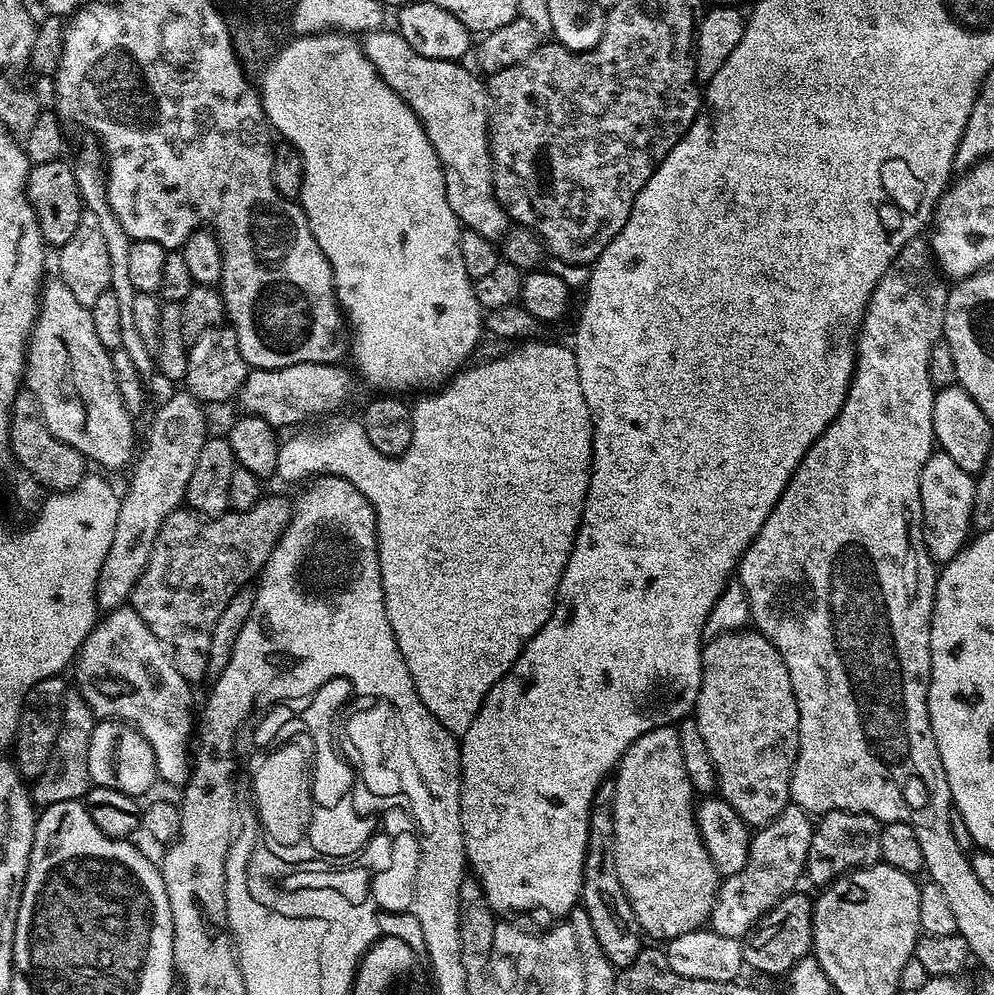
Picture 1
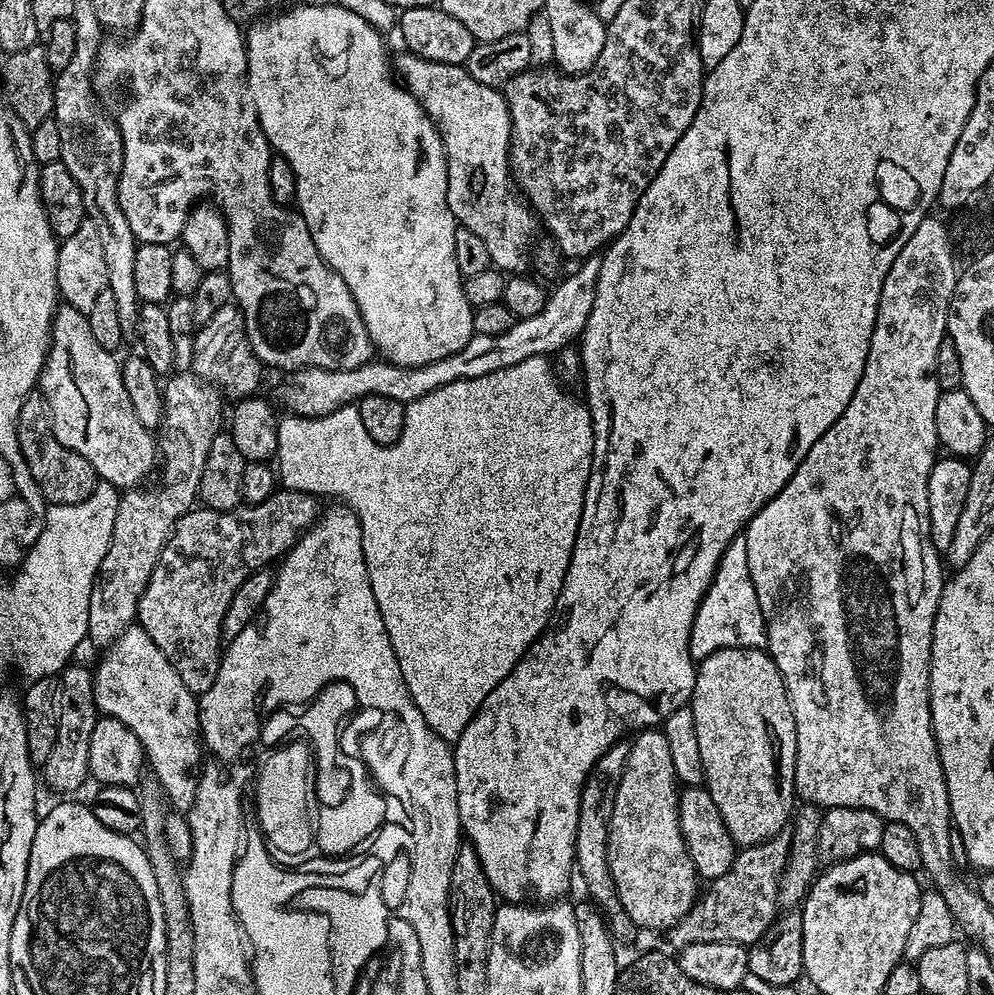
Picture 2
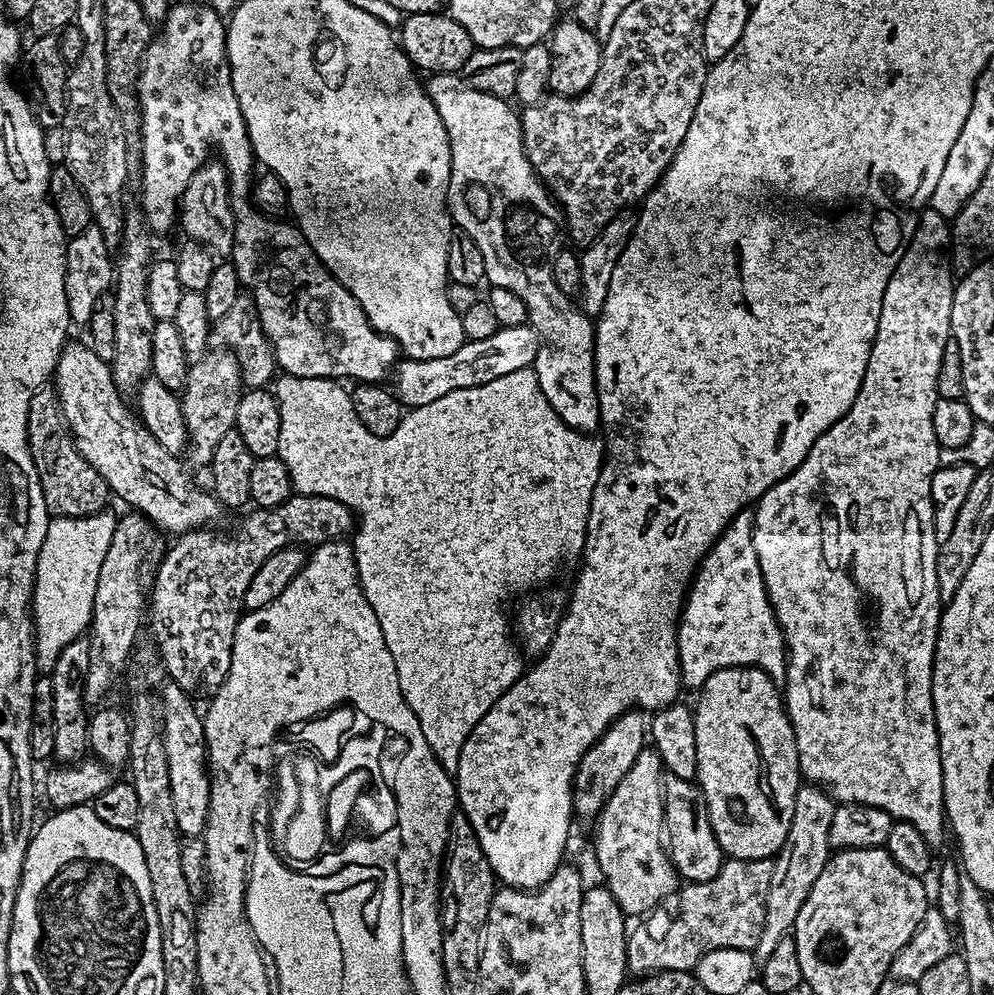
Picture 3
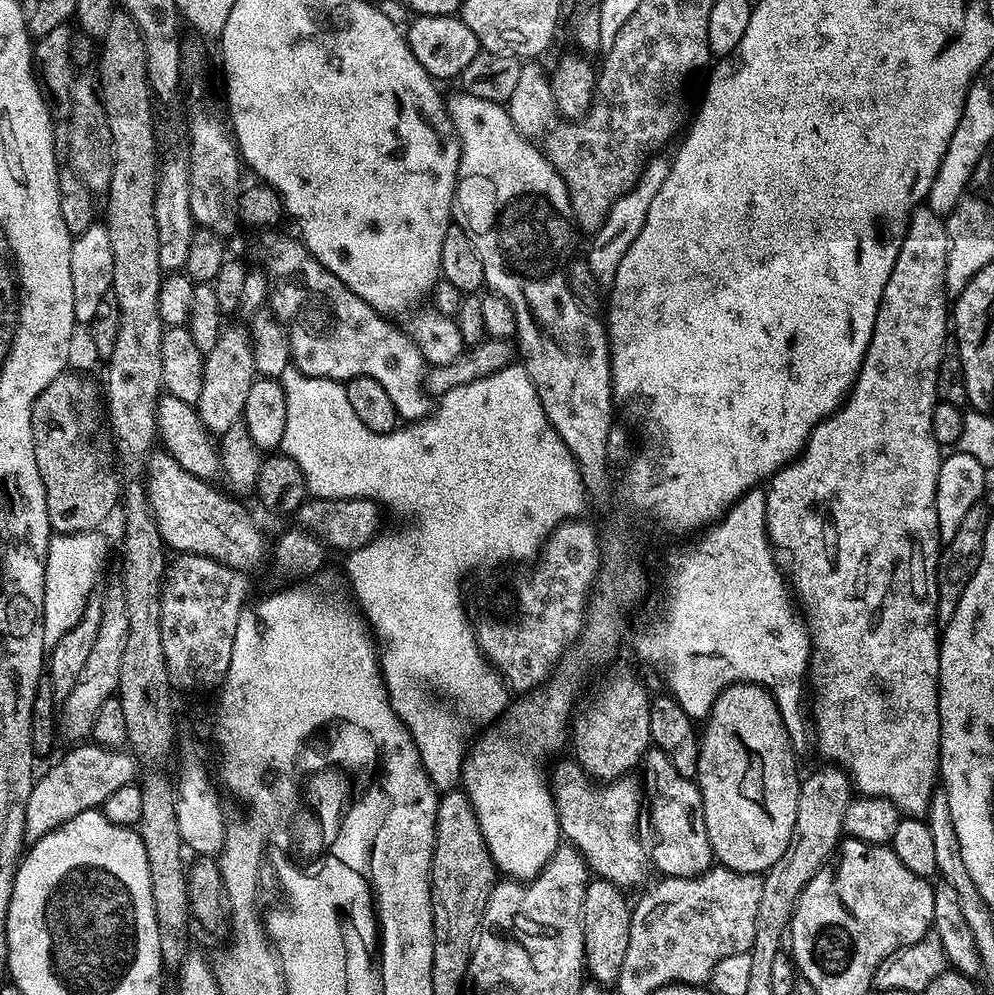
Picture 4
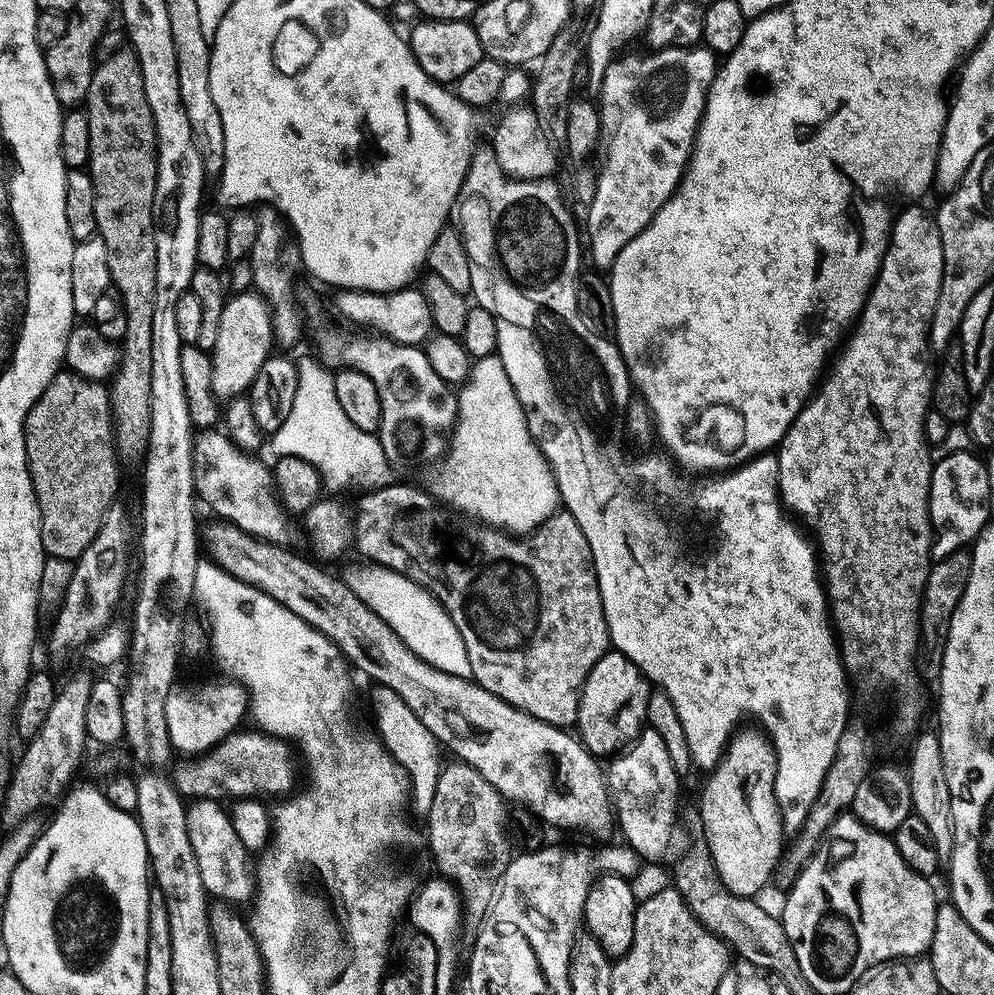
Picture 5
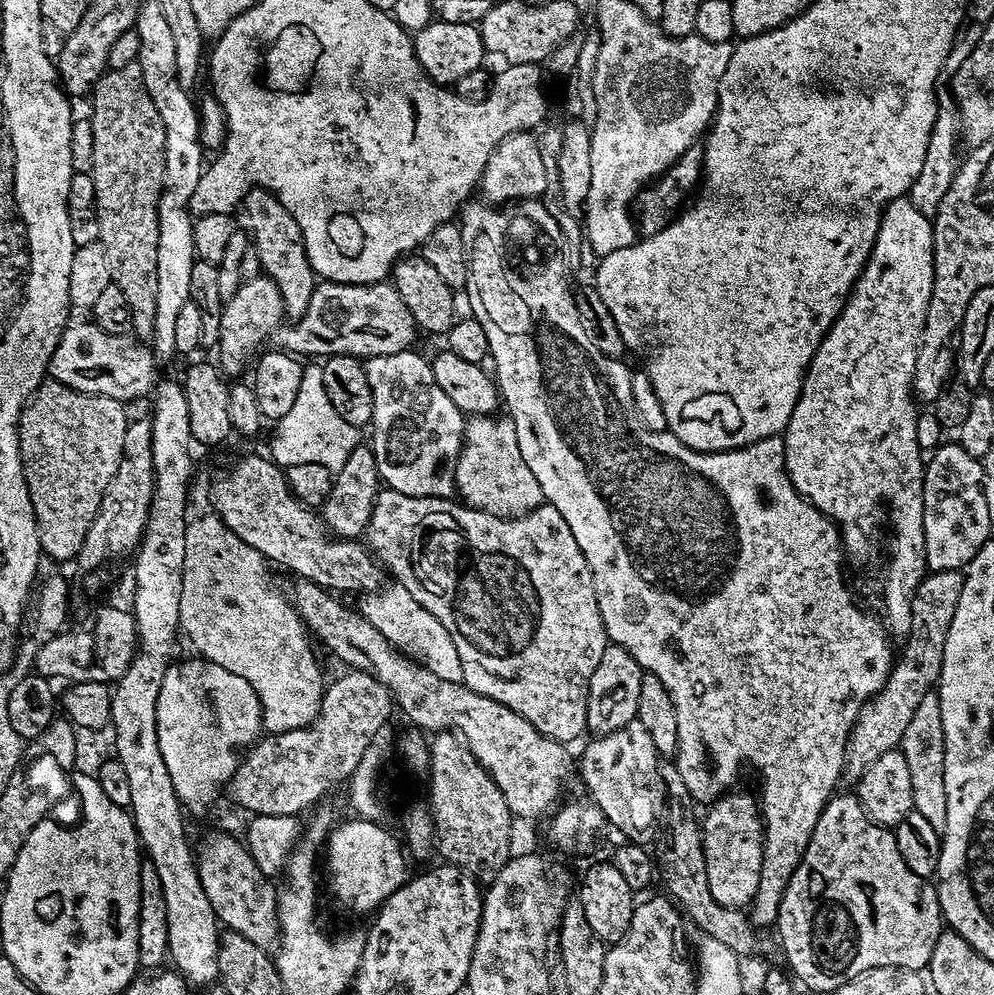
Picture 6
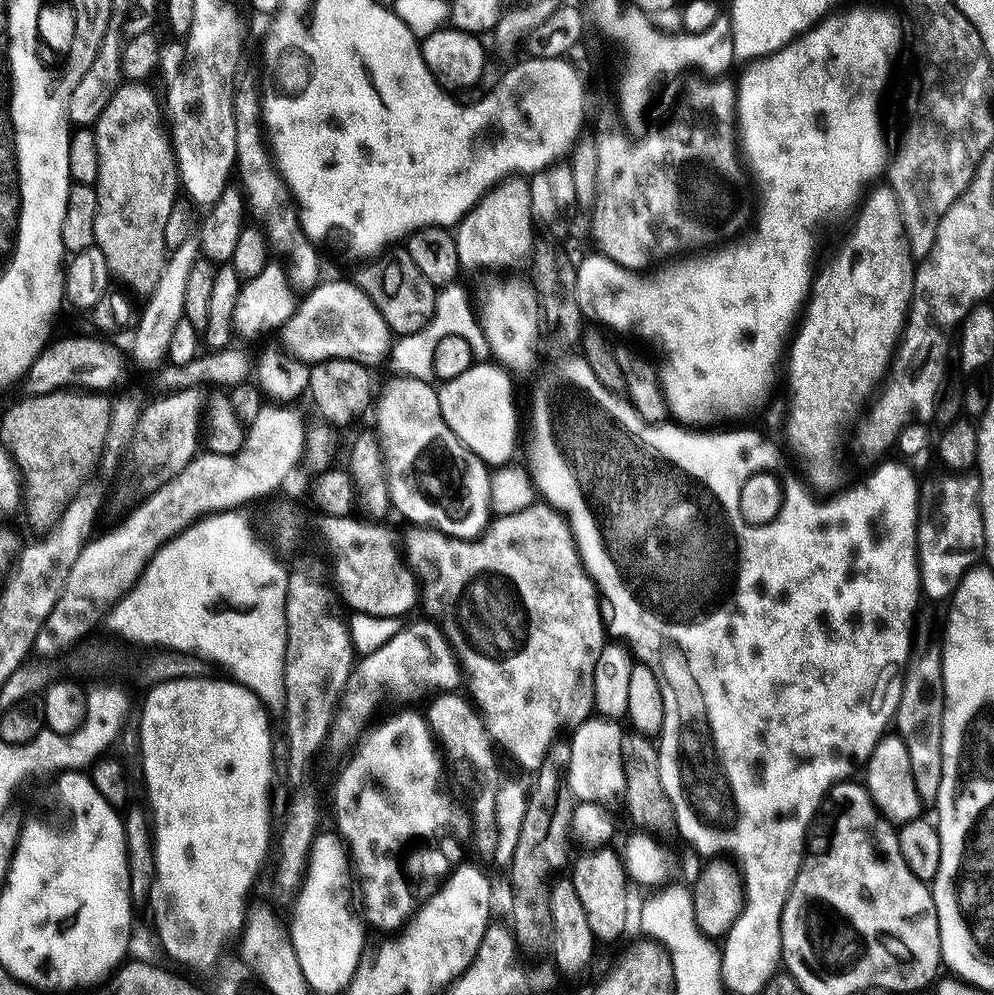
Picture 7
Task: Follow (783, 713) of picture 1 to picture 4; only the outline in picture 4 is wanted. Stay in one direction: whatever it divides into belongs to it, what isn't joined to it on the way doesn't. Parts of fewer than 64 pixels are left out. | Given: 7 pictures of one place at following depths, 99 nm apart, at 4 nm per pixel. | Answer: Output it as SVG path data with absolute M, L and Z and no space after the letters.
M731 684L720 692L704 726L694 779L702 794L706 834L710 838L713 857L723 867L735 872L763 874L778 862L778 858L782 858L798 814L801 777L796 776L794 745L784 719L780 716L776 699L761 684Z

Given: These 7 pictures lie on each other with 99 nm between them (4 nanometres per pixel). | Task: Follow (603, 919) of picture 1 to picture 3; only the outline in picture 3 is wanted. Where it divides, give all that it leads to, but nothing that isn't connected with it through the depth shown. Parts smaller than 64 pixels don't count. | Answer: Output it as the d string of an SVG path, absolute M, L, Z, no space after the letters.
M640 710L623 712L605 732L586 750L576 770L576 779L572 790L572 810L577 821L595 821L614 794L618 782L626 778L630 766L646 746L646 716Z

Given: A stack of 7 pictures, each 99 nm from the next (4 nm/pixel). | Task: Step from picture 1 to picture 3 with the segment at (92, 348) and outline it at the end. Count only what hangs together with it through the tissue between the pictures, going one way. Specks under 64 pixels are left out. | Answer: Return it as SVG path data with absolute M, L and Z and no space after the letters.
M65 343L60 352L54 373L54 391L60 398L60 411L64 413L64 423L67 424L76 441L76 448L86 458L86 462L90 462L90 466L94 466L94 470L102 474L102 478L115 495L117 492L128 506L147 516L165 533L193 532L196 528L215 525L215 520L219 518L220 512L222 513L220 501L211 491L199 492L192 485L191 478L184 473L184 468L180 465L181 457L168 452L166 446L157 442L154 434L144 429L137 413L130 407L129 401L128 404L124 401L127 399L114 382L111 363L98 358L98 354L94 354L94 350L87 343L72 343Z

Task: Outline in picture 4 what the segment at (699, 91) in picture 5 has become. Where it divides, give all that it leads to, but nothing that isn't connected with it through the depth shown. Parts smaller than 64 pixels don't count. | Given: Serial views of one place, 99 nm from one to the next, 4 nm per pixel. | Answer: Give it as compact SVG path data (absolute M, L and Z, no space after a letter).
M660 156L650 160L640 168L636 183L613 202L612 209L608 211L608 217L602 222L600 231L595 233L593 240L596 241L593 242L592 249L586 254L590 270L594 272L594 277L600 285L610 286L614 282L614 274L618 274L618 262L626 258L626 250L630 250L630 242L638 238L646 222L646 214L650 210L650 202L654 202L654 194L658 194L658 190L662 190L662 182L666 182L669 161L663 160Z

